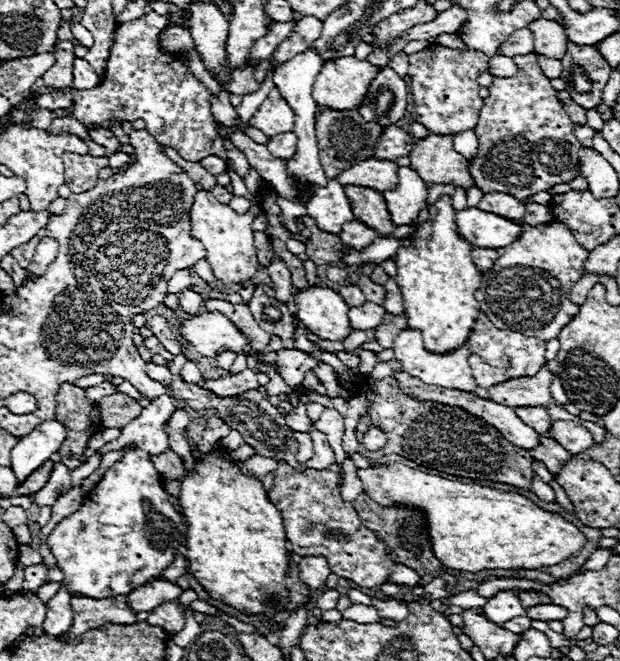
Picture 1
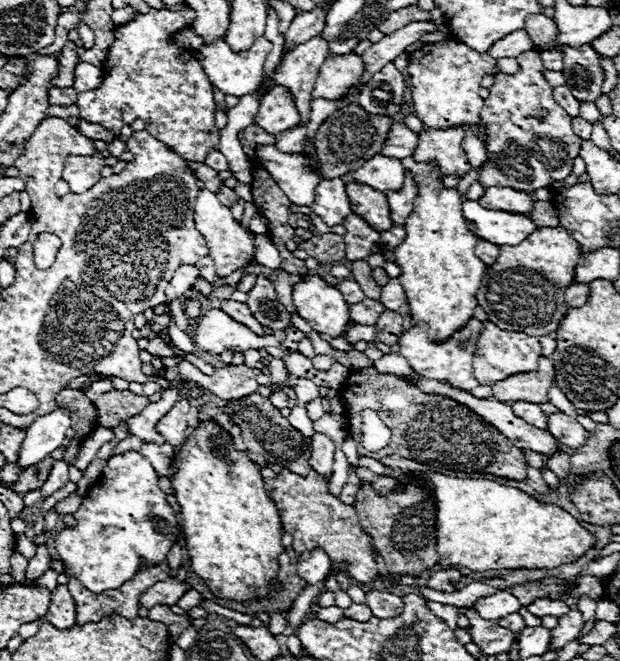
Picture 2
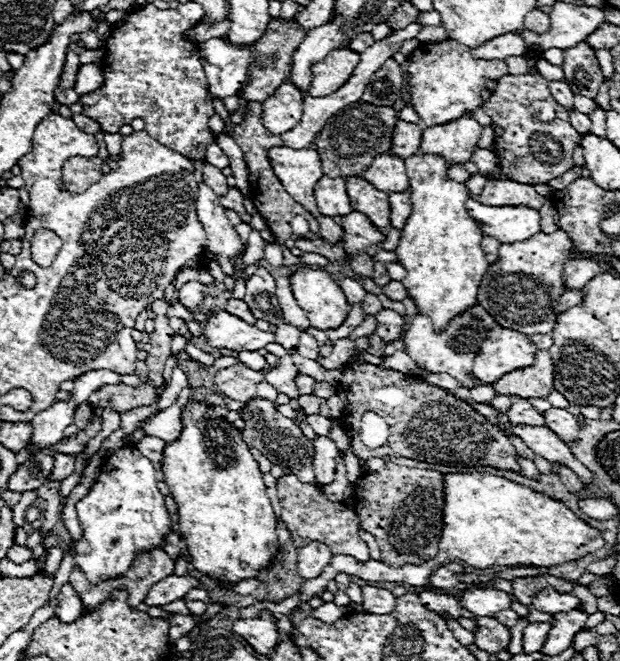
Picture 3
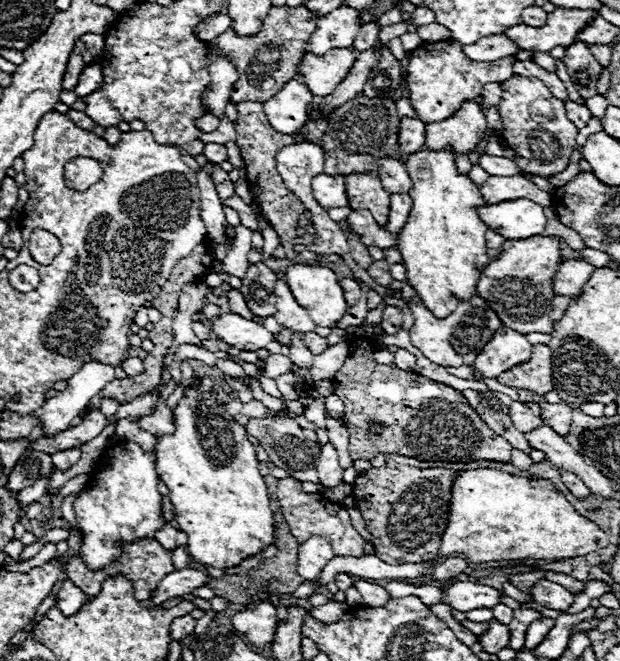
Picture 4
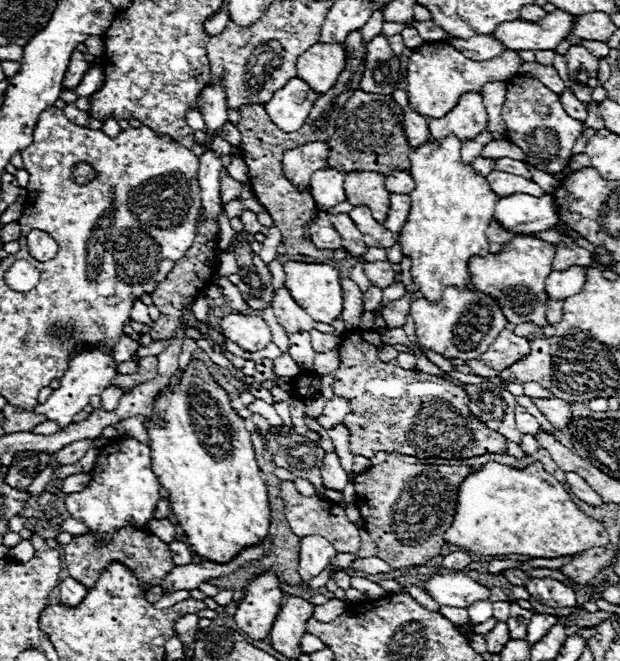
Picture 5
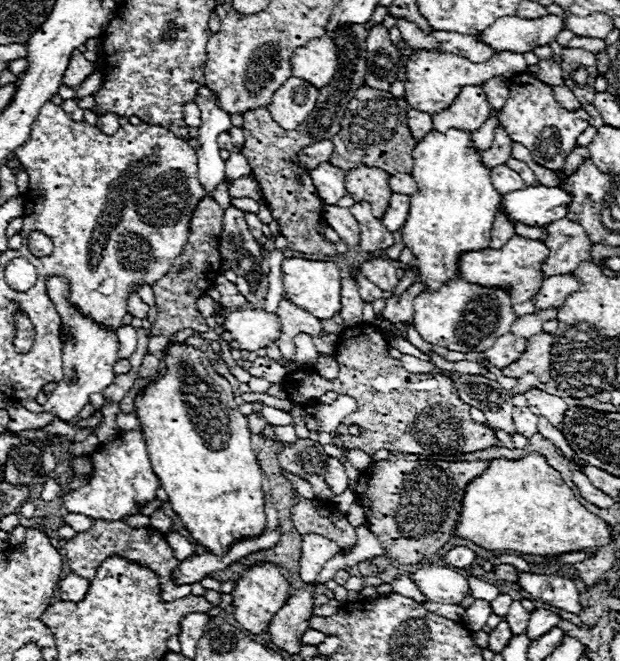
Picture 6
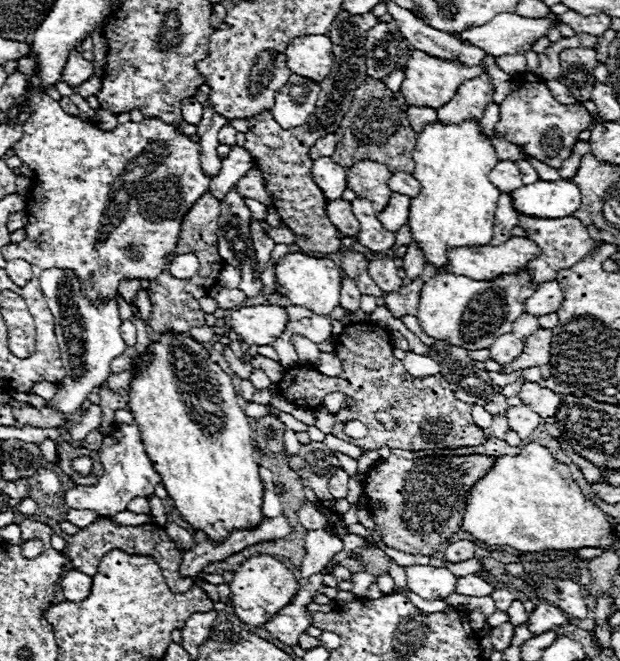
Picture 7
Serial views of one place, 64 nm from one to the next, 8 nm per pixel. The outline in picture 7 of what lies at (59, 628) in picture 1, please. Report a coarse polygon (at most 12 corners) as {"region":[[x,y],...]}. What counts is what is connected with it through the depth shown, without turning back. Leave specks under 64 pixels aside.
{"region":[[70,570],[62,582],[62,596],[82,602],[90,594],[92,578]]}

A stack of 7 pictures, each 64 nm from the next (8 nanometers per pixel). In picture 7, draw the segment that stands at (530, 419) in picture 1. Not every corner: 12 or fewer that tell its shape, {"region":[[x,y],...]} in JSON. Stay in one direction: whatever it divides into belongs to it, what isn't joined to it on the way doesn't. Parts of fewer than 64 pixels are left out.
{"region":[[528,406],[508,410],[508,426],[526,440],[542,418]]}

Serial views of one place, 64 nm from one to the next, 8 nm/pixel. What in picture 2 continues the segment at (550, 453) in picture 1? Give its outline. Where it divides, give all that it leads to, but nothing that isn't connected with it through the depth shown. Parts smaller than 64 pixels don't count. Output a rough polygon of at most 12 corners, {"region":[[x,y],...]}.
{"region":[[564,450],[546,458],[548,466],[560,480],[570,474],[570,454]]}

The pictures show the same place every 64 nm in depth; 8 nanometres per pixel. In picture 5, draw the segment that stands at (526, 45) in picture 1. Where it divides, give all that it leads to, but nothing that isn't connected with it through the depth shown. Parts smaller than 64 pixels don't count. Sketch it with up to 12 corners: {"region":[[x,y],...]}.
{"region":[[494,36],[446,38],[466,58],[484,62],[508,48]]}

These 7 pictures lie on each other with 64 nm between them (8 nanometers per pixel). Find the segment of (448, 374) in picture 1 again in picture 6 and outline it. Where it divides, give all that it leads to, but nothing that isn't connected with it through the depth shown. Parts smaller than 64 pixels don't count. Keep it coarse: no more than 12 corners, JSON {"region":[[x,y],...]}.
{"region":[[448,280],[414,300],[424,342],[486,352],[516,316],[508,294]]}

